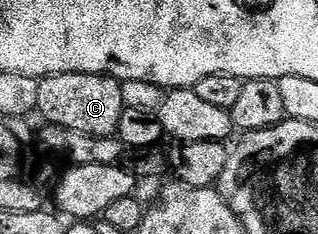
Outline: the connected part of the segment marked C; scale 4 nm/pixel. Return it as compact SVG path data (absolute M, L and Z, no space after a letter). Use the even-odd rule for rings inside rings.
M62 73L47 75L40 80L36 111L44 114L43 122L65 127L78 133L96 136L115 136L120 130L120 118L124 112L121 80L110 75L90 73Z

